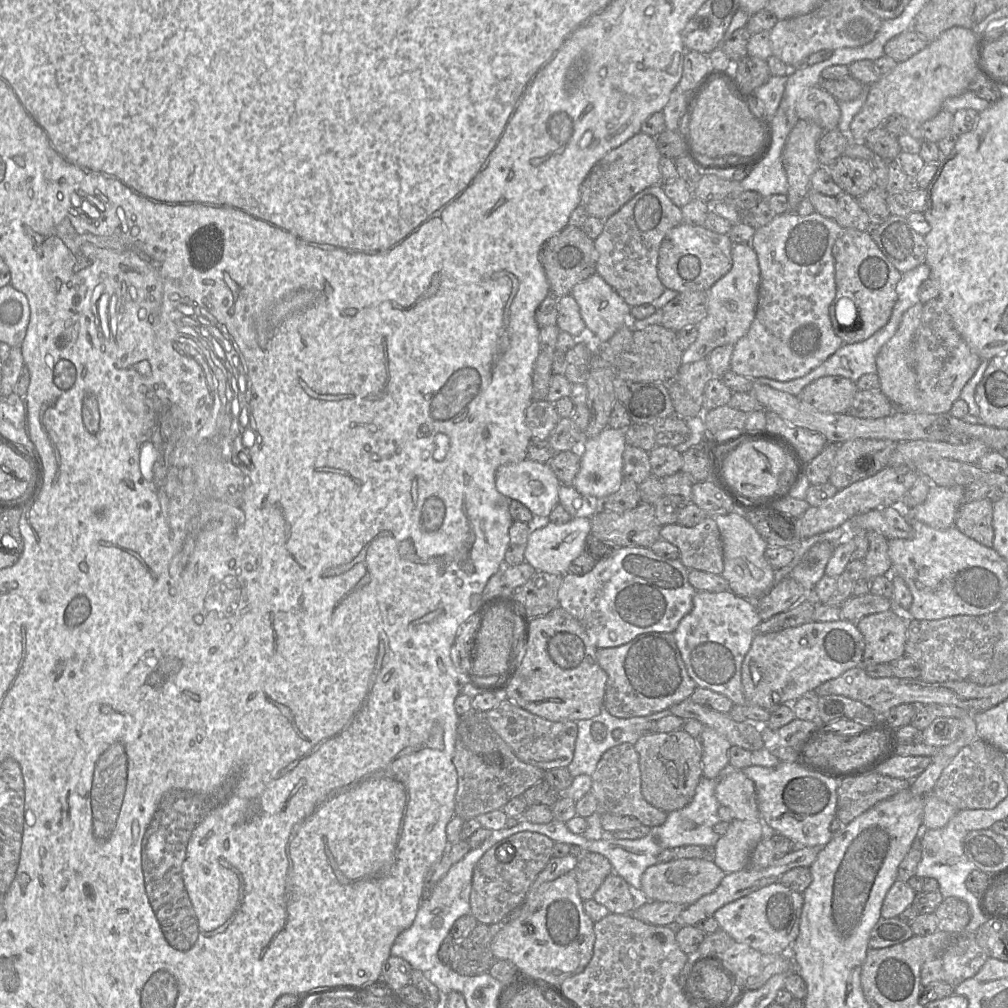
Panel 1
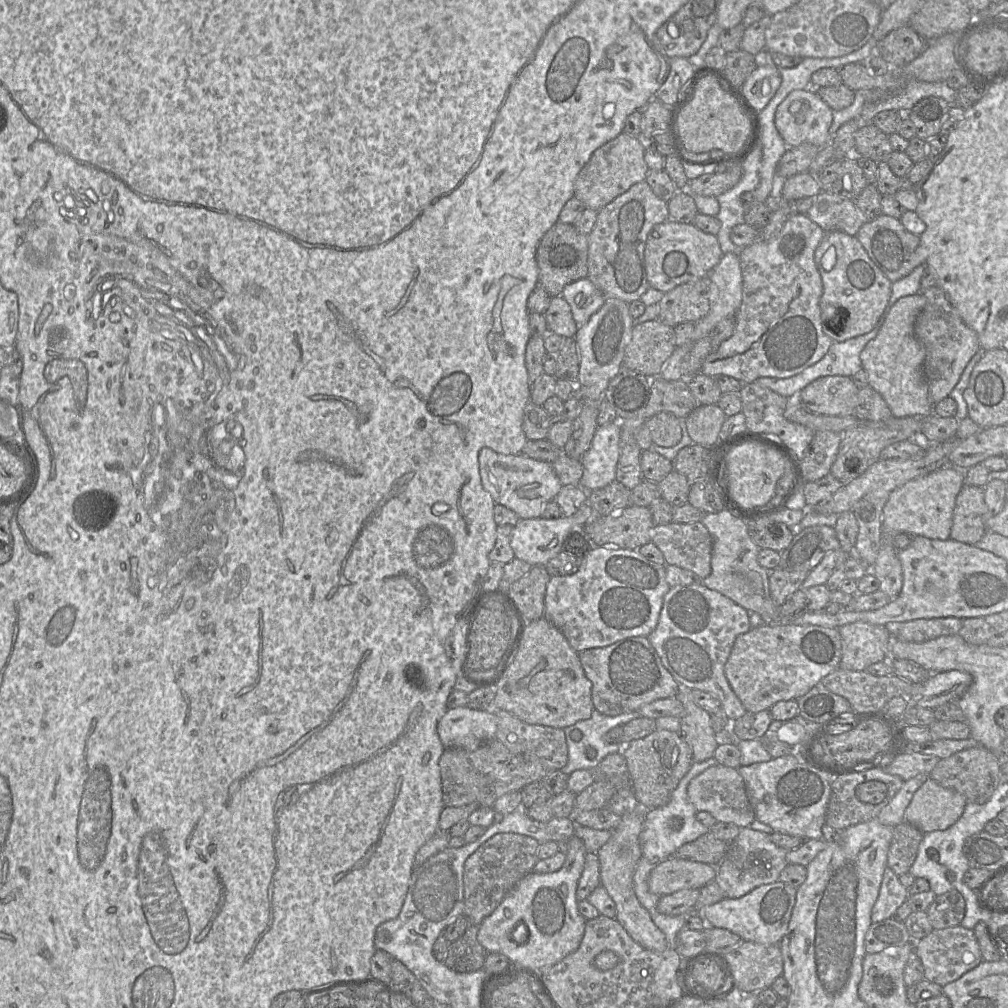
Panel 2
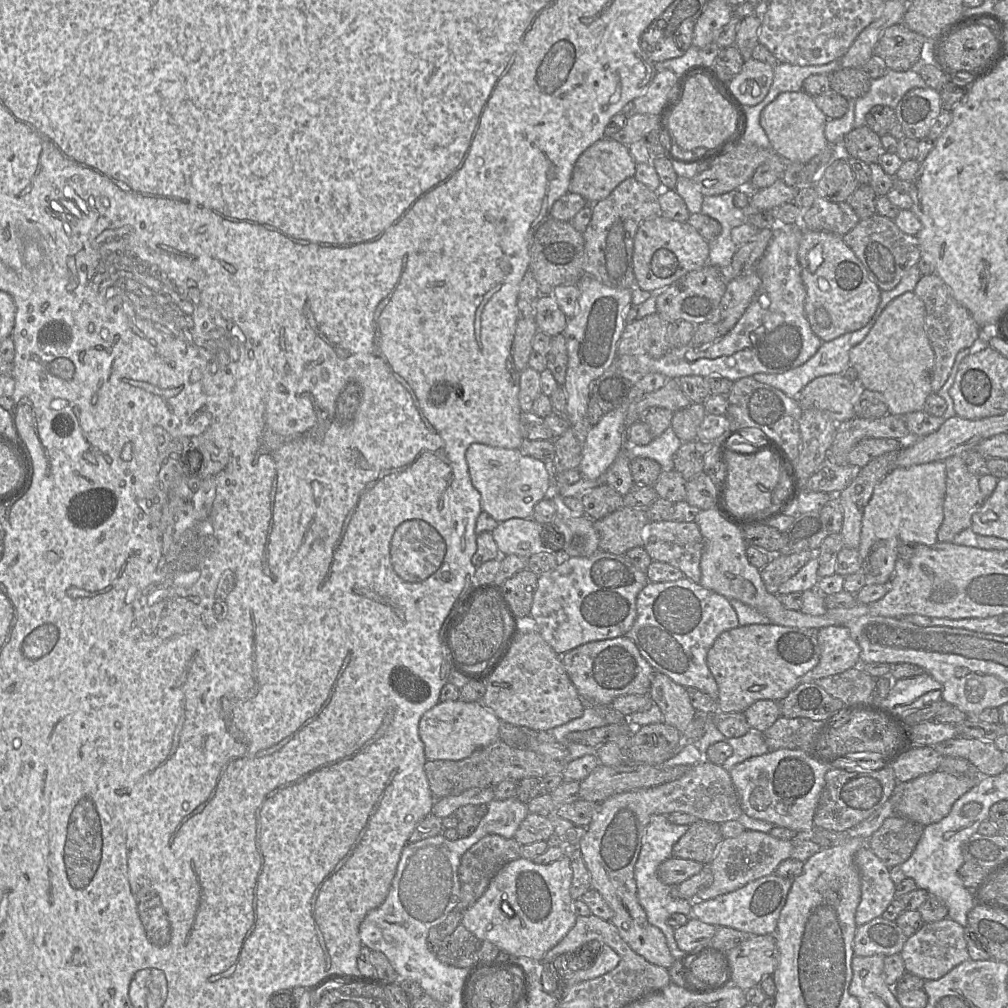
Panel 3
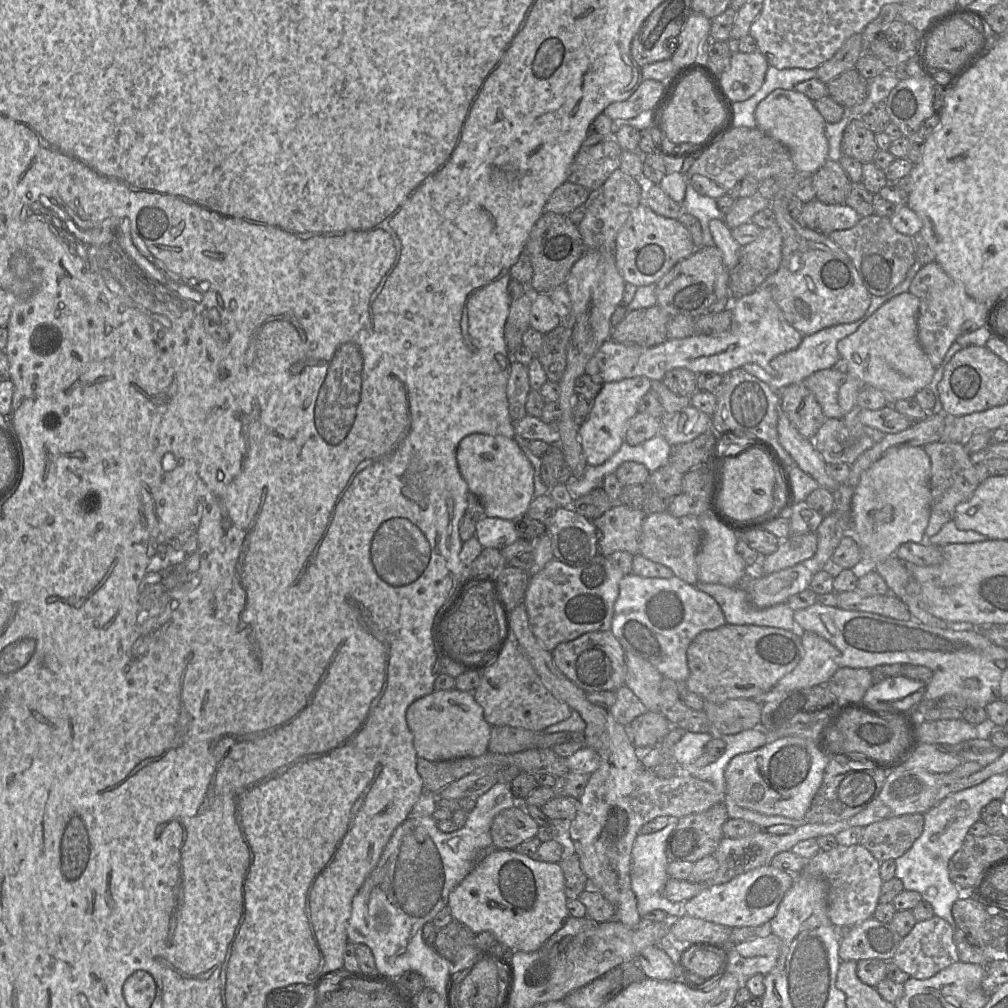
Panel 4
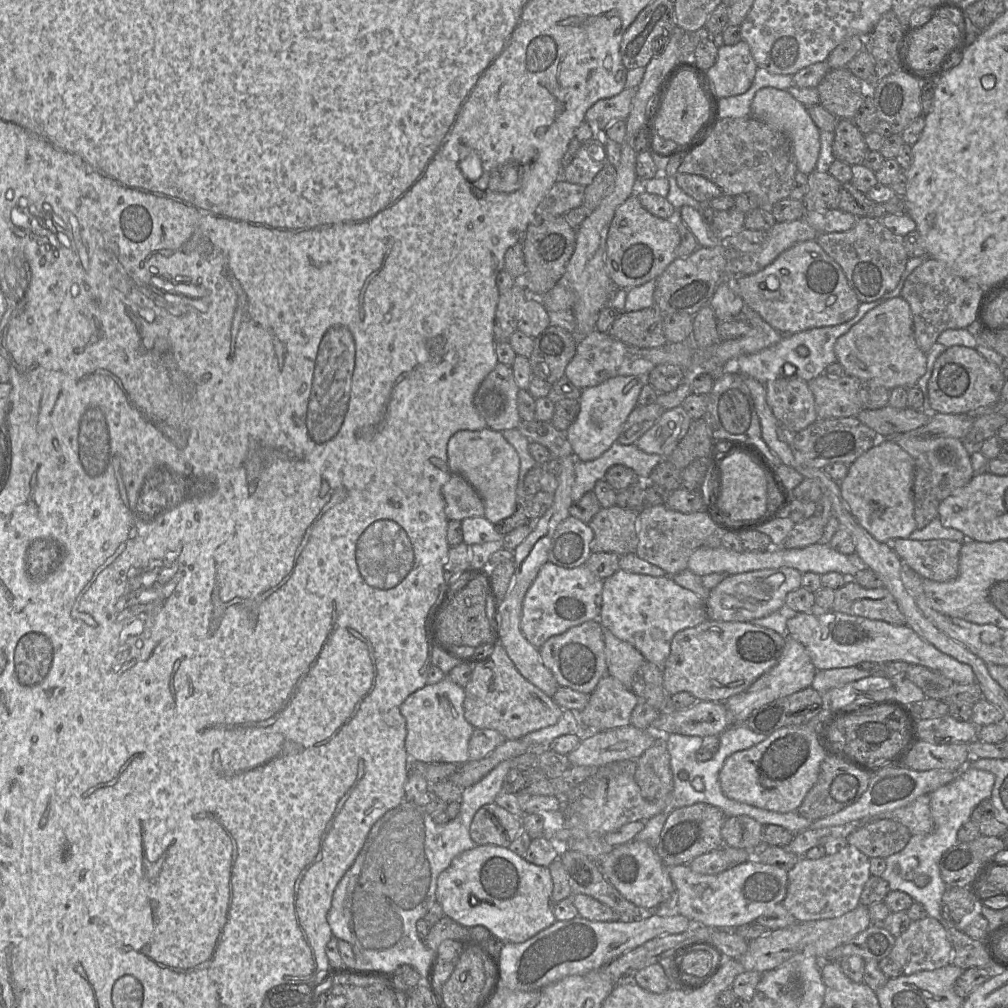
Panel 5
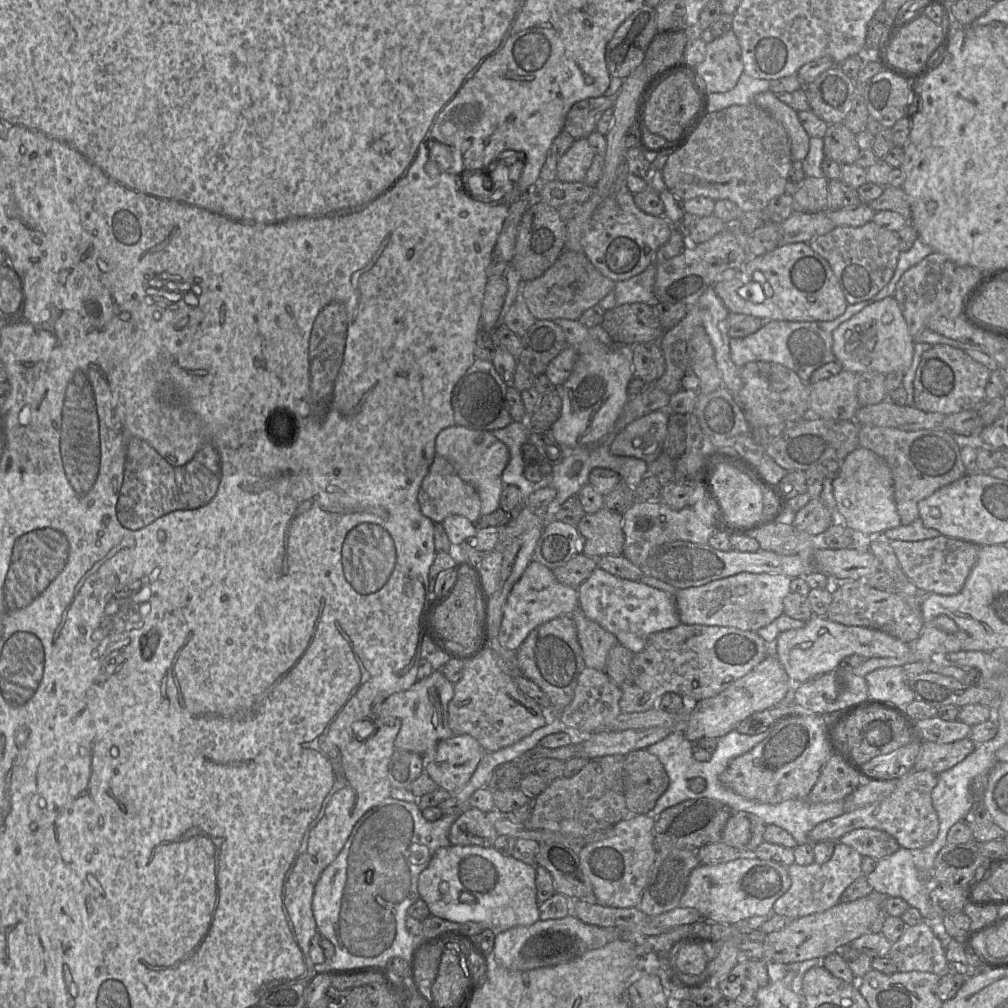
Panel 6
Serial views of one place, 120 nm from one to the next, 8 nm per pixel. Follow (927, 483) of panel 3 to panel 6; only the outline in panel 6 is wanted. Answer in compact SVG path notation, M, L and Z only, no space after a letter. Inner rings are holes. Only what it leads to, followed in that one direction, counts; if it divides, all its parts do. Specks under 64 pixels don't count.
M858 447L840 462L839 471L833 480L833 494L839 521L854 531L872 538L902 525L894 500L891 469L869 449Z

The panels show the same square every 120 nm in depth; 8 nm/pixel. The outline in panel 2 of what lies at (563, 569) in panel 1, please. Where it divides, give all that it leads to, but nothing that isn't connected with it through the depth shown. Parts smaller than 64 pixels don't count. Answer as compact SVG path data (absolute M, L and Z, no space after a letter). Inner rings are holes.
M585 503L577 512L567 517L562 516L557 519L520 519L513 526L510 536L510 545L515 557L528 562L532 566L544 566L550 559L563 551L563 544L567 536L574 532L584 532L594 516L595 512L592 507Z

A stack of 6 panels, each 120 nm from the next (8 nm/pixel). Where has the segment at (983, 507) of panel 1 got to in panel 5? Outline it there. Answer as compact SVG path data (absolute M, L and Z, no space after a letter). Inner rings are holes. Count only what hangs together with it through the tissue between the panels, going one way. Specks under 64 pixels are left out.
M900 433L886 436L914 460L913 501L916 528L923 529L932 520L938 518L940 503L956 490L964 487L975 476L970 455L963 446L962 440L951 437L924 438L912 433Z

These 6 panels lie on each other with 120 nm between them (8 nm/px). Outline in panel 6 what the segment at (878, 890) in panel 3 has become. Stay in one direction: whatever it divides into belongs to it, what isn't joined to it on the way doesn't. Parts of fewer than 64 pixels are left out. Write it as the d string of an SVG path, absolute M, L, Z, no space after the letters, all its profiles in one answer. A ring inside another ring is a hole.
M836 842L833 854L827 862L813 862L805 866L793 863L788 866L790 887L774 902L772 914L796 919L824 912L837 905L844 890L862 875L861 858L862 855L852 847Z

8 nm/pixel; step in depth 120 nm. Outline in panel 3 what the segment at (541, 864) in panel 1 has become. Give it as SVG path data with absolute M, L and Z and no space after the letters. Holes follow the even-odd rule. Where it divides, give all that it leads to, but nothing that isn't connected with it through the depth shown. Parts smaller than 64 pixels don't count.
M497 834L487 835L470 847L462 856L458 869L460 880L460 902L458 909L471 907L485 893L491 880L509 862L521 857L522 844L514 838L504 838Z

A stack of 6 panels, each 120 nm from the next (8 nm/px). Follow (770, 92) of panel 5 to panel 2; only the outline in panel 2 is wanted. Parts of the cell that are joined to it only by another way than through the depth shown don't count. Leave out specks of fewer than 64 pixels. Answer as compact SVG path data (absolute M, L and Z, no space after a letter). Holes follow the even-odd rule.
M815 88L790 92L778 105L774 119L776 129L787 147L796 147L801 144L824 147L832 139L830 134L832 121L833 110L821 99Z

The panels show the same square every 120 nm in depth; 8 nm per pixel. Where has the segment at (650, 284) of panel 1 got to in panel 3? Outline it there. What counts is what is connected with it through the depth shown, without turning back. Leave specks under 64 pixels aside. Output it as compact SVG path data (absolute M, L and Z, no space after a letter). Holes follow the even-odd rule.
M630 177L622 181L603 200L592 205L589 225L582 233L584 238L584 274L615 289L636 287L633 270L634 237L641 222L652 216L662 216L658 192Z

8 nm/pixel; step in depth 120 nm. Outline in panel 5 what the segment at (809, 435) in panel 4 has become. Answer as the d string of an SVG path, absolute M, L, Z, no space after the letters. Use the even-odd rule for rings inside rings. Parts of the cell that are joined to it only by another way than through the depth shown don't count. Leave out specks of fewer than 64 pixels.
M785 365L787 376L766 382L766 402L776 419L796 433L818 419L808 382L795 375L795 367Z

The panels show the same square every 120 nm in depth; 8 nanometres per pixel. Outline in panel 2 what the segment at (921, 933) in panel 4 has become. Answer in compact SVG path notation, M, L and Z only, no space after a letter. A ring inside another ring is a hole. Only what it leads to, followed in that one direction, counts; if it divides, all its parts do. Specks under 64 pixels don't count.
M961 925L933 929L930 934L915 941L914 953L922 963L924 979L941 986L957 980L983 961L974 931Z

